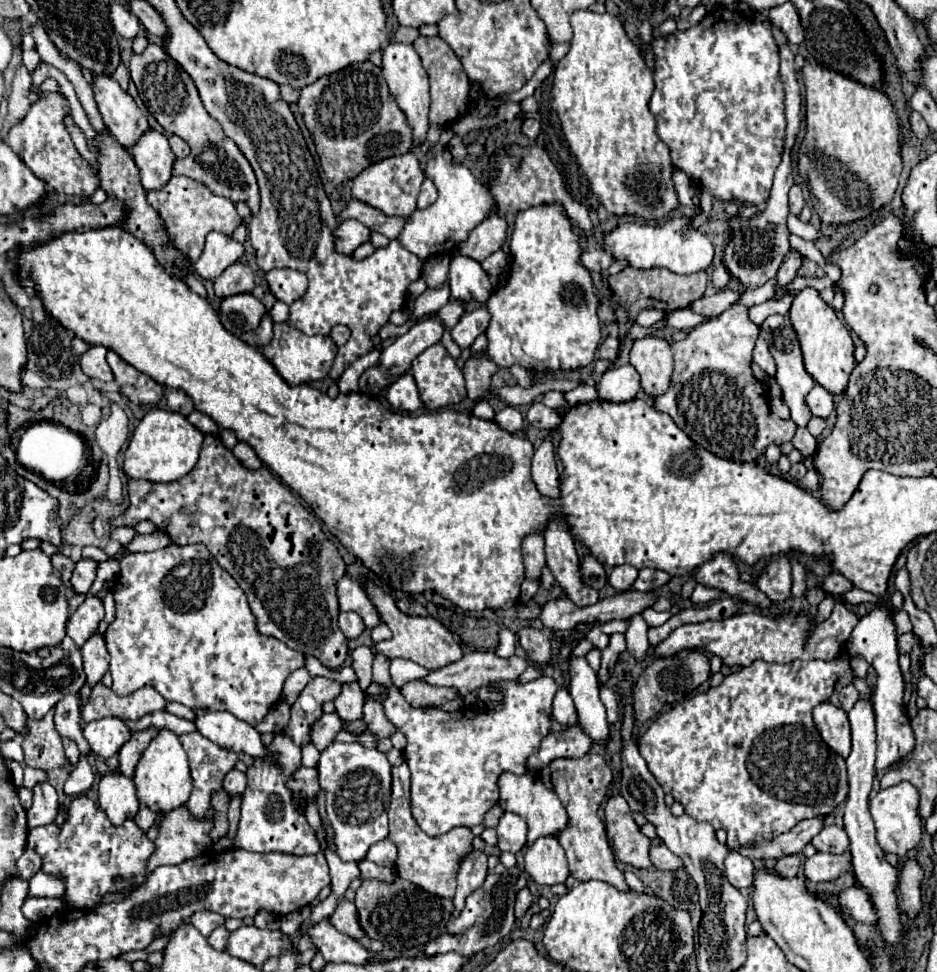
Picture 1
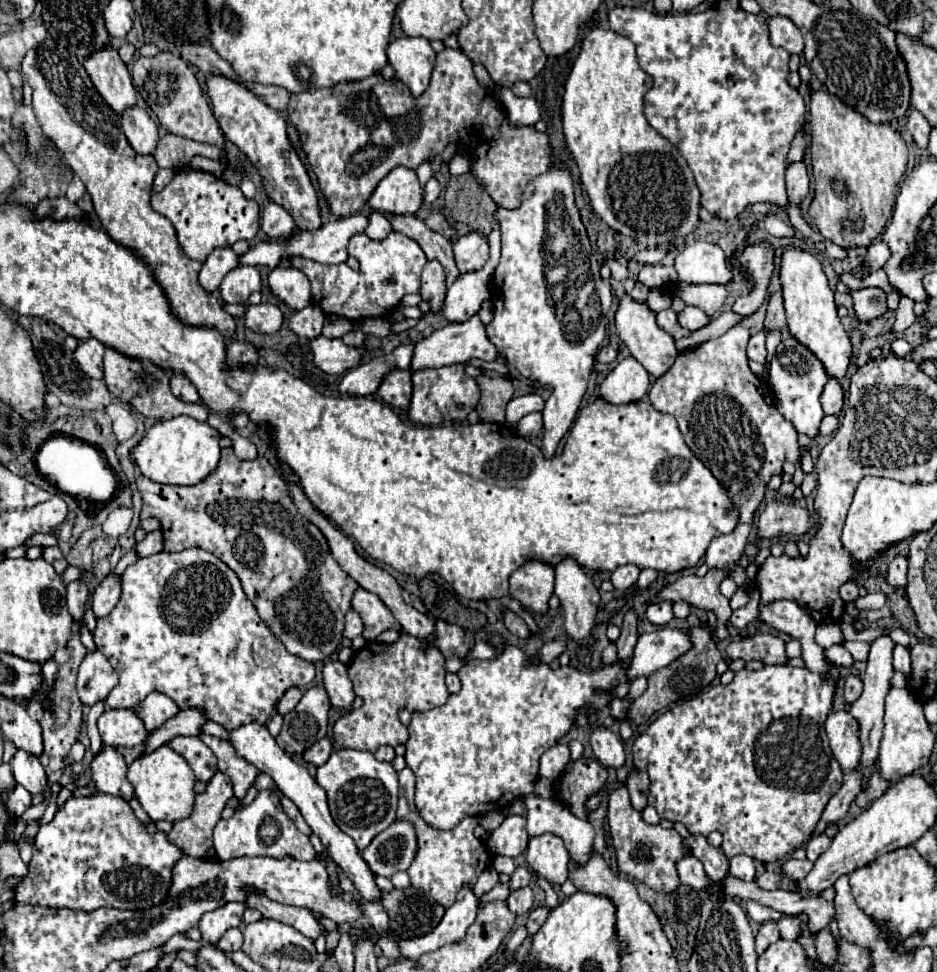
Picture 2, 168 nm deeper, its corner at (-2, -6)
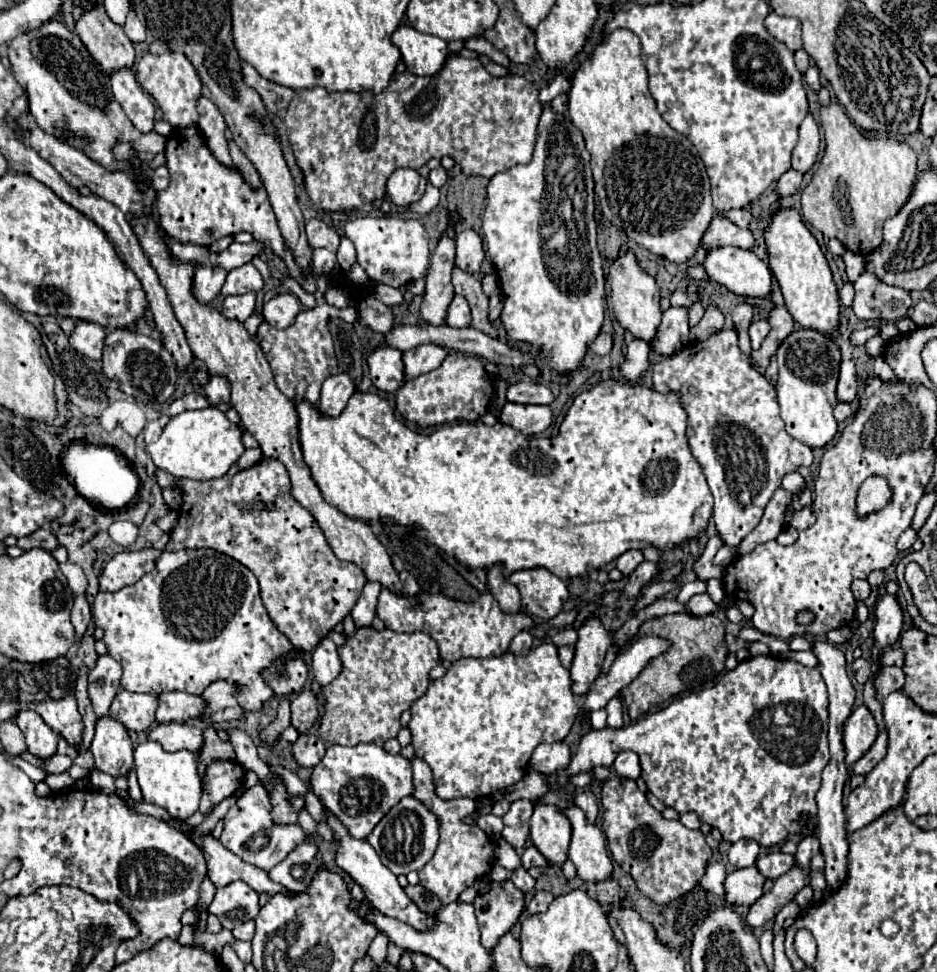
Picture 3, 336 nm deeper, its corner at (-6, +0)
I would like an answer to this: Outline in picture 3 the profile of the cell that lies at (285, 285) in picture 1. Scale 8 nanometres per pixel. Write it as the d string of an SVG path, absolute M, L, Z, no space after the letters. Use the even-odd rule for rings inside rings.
M182 128L170 132L166 140L166 166L170 170L170 184L166 190L158 192L156 208L160 214L160 226L168 236L184 244L210 246L224 236L250 232L256 240L266 242L272 252L286 264L290 278L294 278L306 292L316 292L318 276L312 266L308 270L300 268L296 256L288 250L266 190L248 186L238 170L228 170L222 166L206 148L204 136L198 128Z

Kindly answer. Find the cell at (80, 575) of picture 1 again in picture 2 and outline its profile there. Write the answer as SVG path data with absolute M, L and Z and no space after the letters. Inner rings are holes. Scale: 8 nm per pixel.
M82 580L70 582L68 584L66 600L68 600L68 612L74 618L74 624L80 622L84 618L84 608L86 608L86 600L88 600L88 588L86 588L86 584Z

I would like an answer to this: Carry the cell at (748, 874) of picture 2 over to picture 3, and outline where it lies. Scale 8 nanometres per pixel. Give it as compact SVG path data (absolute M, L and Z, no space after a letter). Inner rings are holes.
M738 840L730 848L730 854L728 854L730 864L734 868L750 868L756 864L758 850L760 850L760 846L754 844L754 840Z

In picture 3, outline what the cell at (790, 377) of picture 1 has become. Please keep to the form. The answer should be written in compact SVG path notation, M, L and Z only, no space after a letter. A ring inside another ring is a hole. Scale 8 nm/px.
M794 330L778 348L778 402L780 416L792 438L808 444L810 448L822 448L836 434L836 420L832 416L836 400L836 380L840 366L840 348L834 340L814 330Z

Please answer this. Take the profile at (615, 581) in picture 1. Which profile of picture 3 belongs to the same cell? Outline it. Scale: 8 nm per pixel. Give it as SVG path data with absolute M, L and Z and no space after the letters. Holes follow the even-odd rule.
M630 550L630 552L624 552L622 556L618 556L616 568L618 568L624 576L630 576L642 562L644 562L642 552L640 552L640 550Z

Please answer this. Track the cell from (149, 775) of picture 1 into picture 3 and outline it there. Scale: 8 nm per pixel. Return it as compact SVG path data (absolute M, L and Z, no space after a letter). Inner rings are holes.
M144 742L134 750L134 770L146 802L170 812L170 816L186 820L198 810L202 796L202 780L196 772L196 756L192 752L164 752L158 742Z

